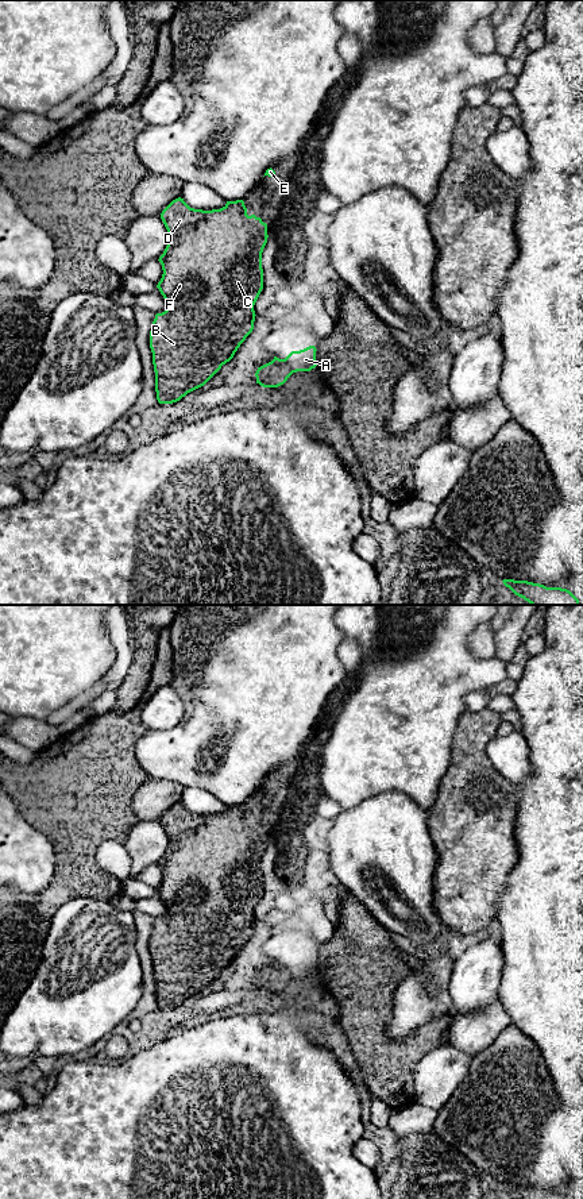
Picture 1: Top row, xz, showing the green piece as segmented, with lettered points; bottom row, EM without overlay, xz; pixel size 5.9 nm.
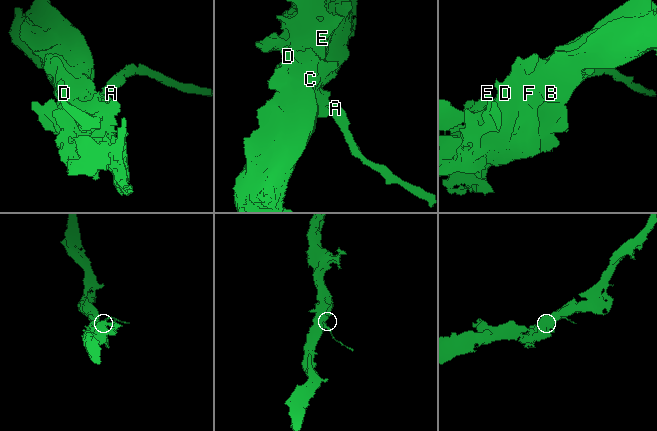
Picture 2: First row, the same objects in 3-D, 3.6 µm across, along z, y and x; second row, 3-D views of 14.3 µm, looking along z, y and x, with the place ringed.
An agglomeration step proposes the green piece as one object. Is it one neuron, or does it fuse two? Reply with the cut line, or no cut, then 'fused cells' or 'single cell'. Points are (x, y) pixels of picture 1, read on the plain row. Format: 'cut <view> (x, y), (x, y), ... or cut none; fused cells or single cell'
cut xz (282, 964), (293, 976); fused cells

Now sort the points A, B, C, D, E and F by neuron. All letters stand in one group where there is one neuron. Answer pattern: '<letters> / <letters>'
A / B C D E F

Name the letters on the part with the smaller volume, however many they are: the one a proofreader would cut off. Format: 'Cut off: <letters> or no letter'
Cut off: A

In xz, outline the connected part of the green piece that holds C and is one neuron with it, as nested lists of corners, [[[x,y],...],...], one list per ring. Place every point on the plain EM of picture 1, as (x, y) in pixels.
[[[184,803],[173,805],[161,818],[169,847],[159,861],[162,883],[157,892],[166,905],[166,915],[157,918],[150,936],[150,953],[159,1009],[173,1009],[204,991],[223,969],[229,967],[254,934],[254,910],[263,894],[262,857],[267,848],[267,829],[248,821],[243,805],[227,806],[220,814],[190,813]]]

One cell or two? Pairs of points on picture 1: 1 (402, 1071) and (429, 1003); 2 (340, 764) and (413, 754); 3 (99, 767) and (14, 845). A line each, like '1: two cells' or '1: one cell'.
1: two cells
2: one cell
3: two cells

